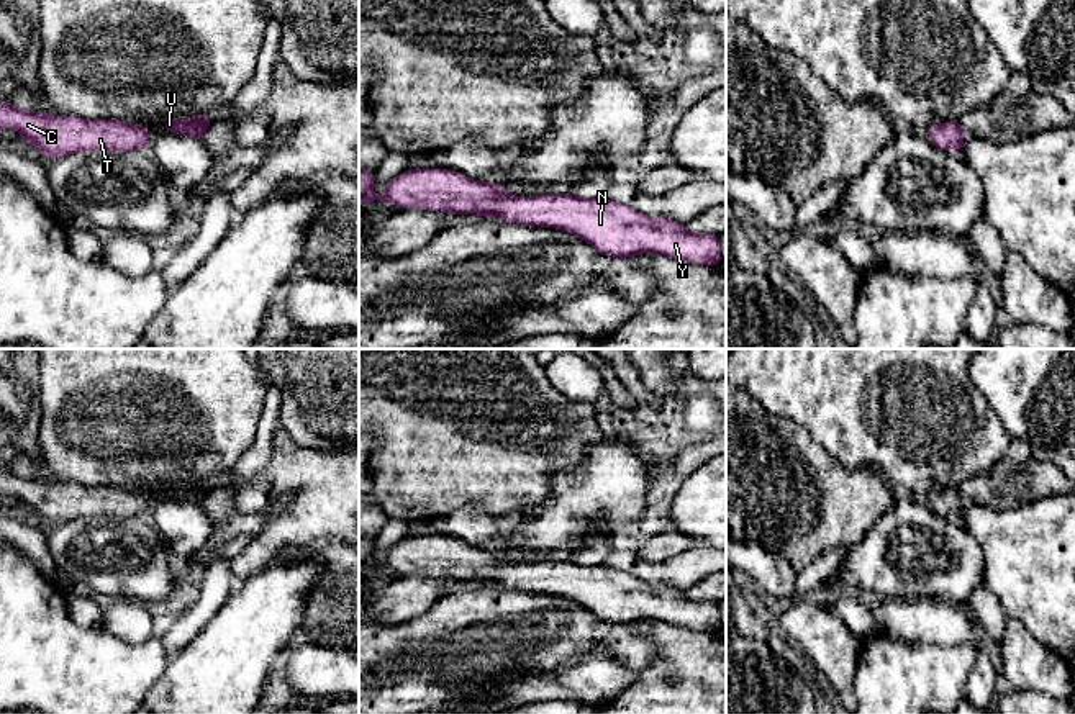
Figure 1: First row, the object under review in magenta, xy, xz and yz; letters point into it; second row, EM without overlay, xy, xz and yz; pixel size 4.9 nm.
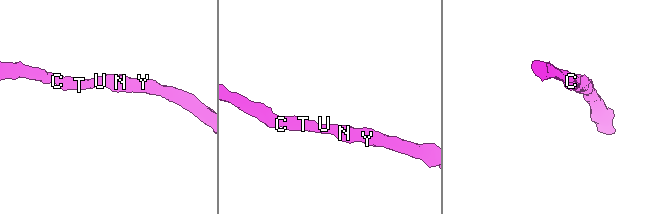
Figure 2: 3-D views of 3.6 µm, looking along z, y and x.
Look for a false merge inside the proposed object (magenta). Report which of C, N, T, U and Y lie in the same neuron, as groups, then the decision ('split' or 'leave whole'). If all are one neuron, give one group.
C N T U Y; leave whole

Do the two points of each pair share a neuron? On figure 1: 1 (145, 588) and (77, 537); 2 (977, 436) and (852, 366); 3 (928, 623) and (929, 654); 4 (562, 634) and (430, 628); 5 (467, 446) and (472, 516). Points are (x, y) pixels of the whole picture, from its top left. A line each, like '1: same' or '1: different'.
1: same
2: same
3: different
4: same
5: different

